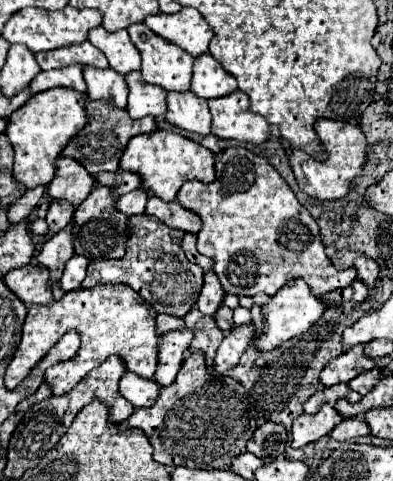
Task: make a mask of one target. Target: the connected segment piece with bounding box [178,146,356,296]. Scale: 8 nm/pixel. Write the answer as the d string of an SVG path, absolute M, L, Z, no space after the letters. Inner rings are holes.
M226 148L216 156L216 180L210 184L190 180L178 192L178 202L184 208L200 214L202 230L198 232L198 252L210 256L214 260L214 272L224 288L224 292L236 296L256 296L264 292L268 296L276 294L286 282L302 278L314 290L314 294L322 296L326 292L346 288L356 278L354 268L338 270L330 262L324 252L324 244L320 238L320 228L310 212L300 206L292 188L284 182L278 170L262 156L252 154L246 148Z

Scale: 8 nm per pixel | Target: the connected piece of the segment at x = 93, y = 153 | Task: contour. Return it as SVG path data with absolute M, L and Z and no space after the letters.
M88 100L86 110L88 110L88 120L90 122L82 130L82 134L72 138L72 142L66 146L62 156L70 156L70 158L82 162L82 166L86 166L86 170L94 176L98 172L104 172L104 170L106 172L116 172L120 168L120 158L122 158L130 138L134 138L136 134L156 130L156 120L152 116L134 120L134 118L128 116L126 110L114 106L112 102L106 102L106 100Z

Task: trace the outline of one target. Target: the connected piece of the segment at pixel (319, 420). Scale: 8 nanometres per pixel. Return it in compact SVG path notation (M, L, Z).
M324 404L316 414L302 414L292 424L292 446L302 448L310 442L320 440L322 436L330 434L344 418L338 416L336 408Z

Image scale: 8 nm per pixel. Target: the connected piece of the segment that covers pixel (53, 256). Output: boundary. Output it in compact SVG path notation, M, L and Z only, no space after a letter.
M68 224L42 246L42 252L36 256L38 264L50 270L50 284L62 276L64 264L74 256L74 226Z

